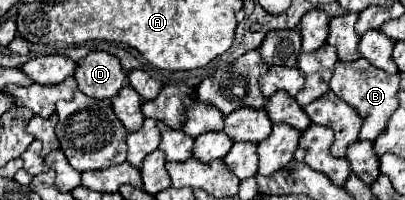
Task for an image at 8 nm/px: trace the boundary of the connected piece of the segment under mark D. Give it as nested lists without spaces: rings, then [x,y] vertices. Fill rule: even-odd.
[[[91,51],[75,71],[77,87],[95,99],[111,99],[127,83],[119,59],[107,51]]]

